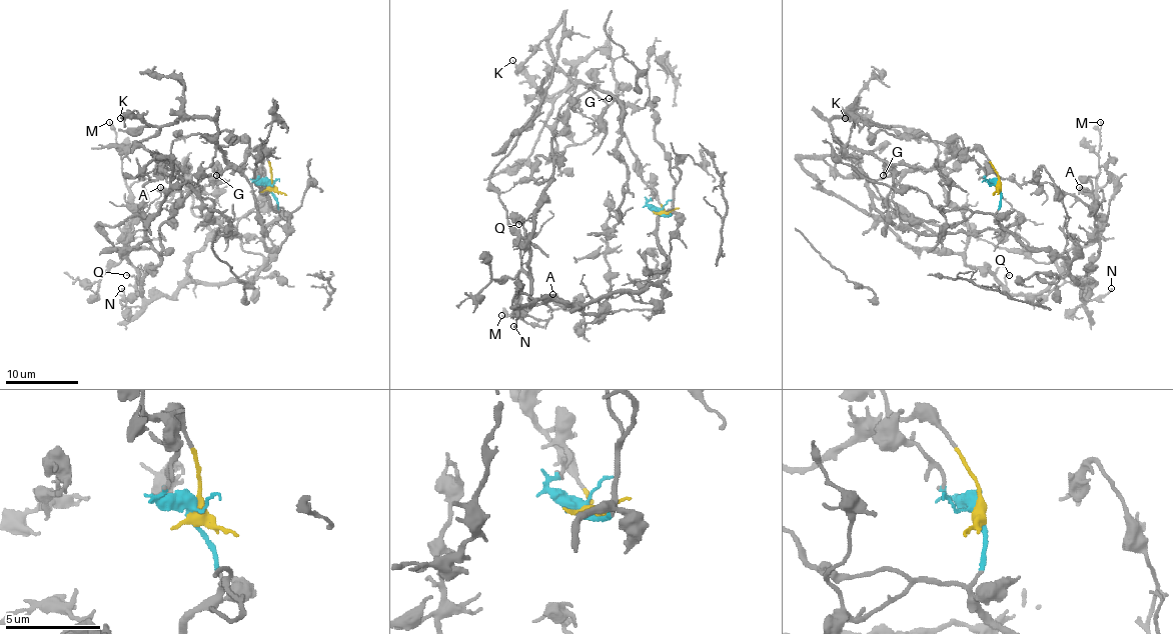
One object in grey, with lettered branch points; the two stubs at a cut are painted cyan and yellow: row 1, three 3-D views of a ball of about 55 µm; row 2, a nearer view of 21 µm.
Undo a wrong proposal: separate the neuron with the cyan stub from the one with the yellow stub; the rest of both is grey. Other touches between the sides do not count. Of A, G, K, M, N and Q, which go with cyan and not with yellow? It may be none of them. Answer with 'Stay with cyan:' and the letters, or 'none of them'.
Stay with cyan: A, M, N, Q

